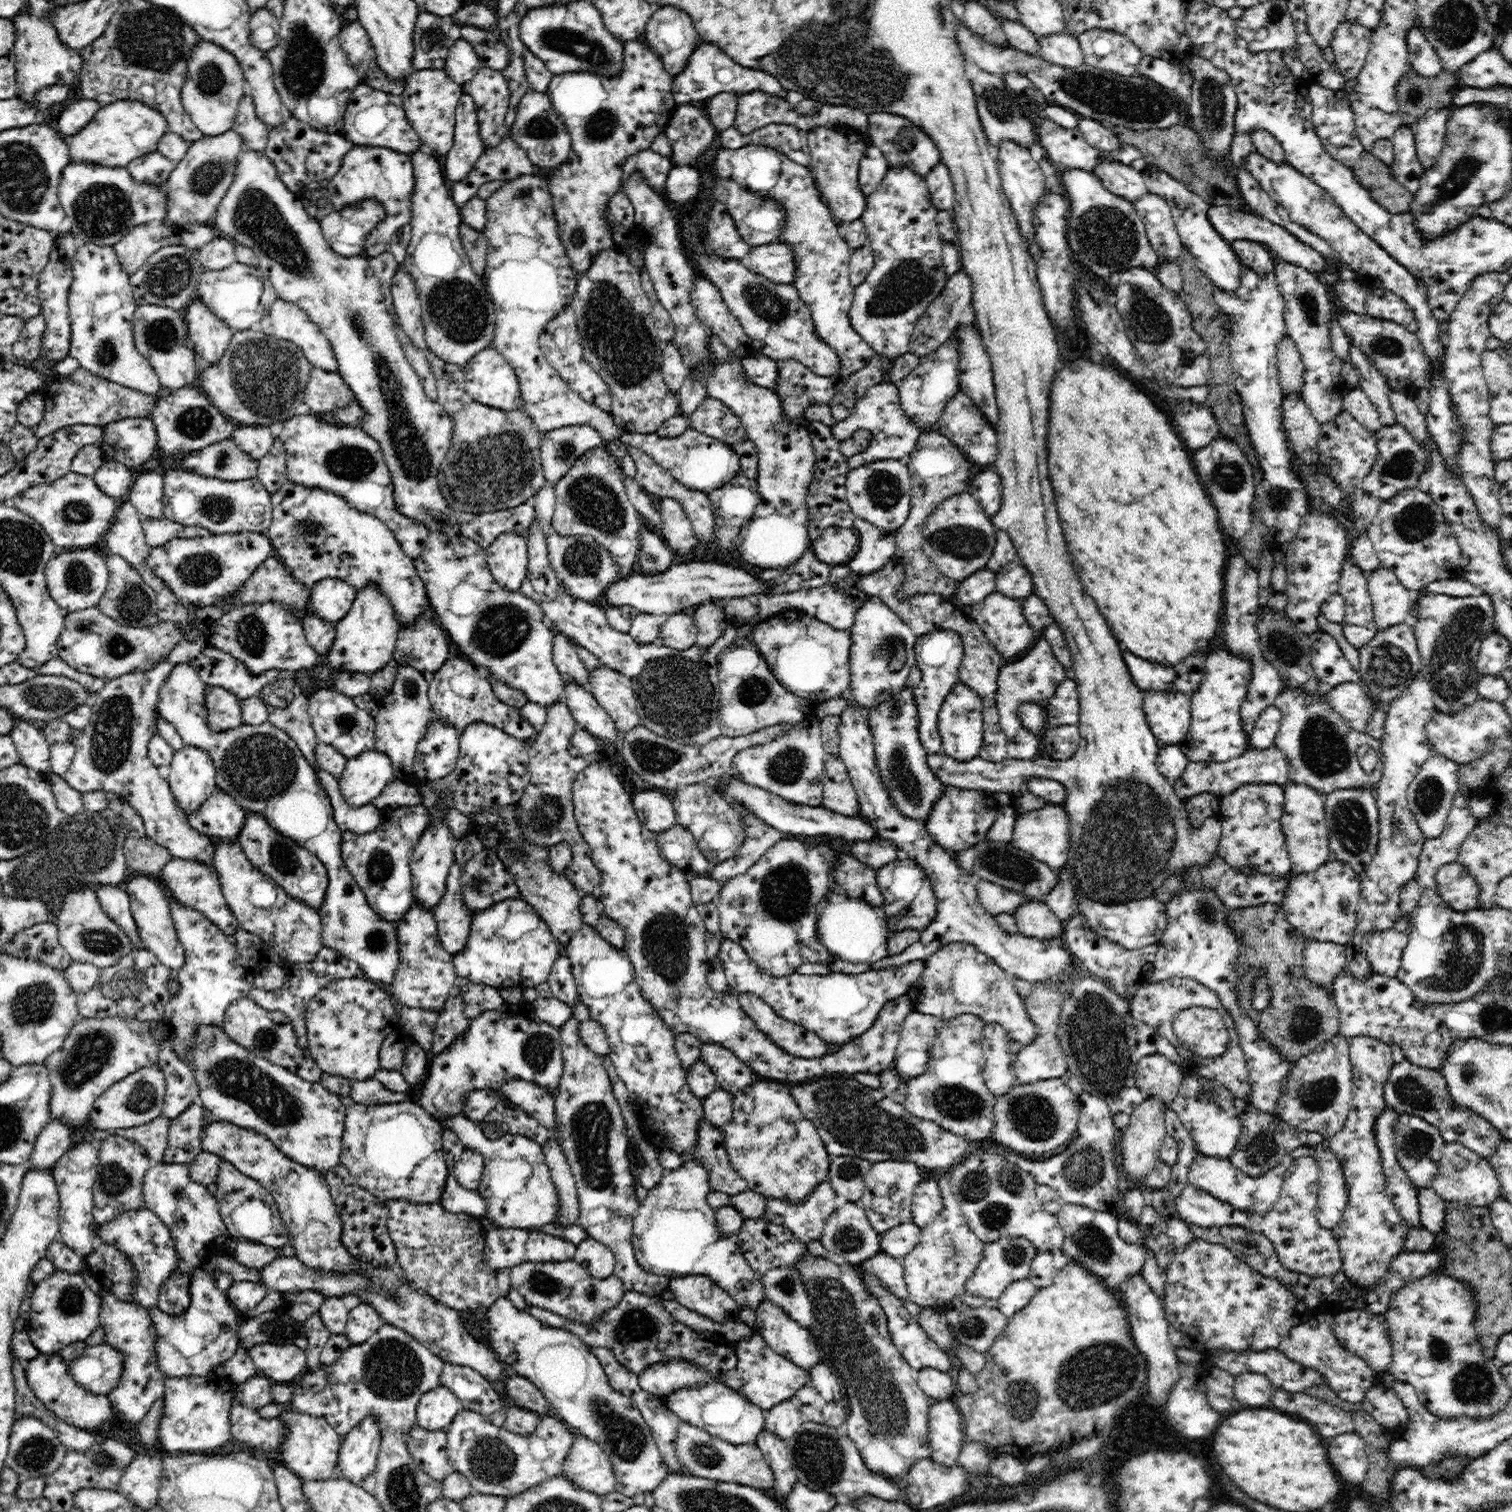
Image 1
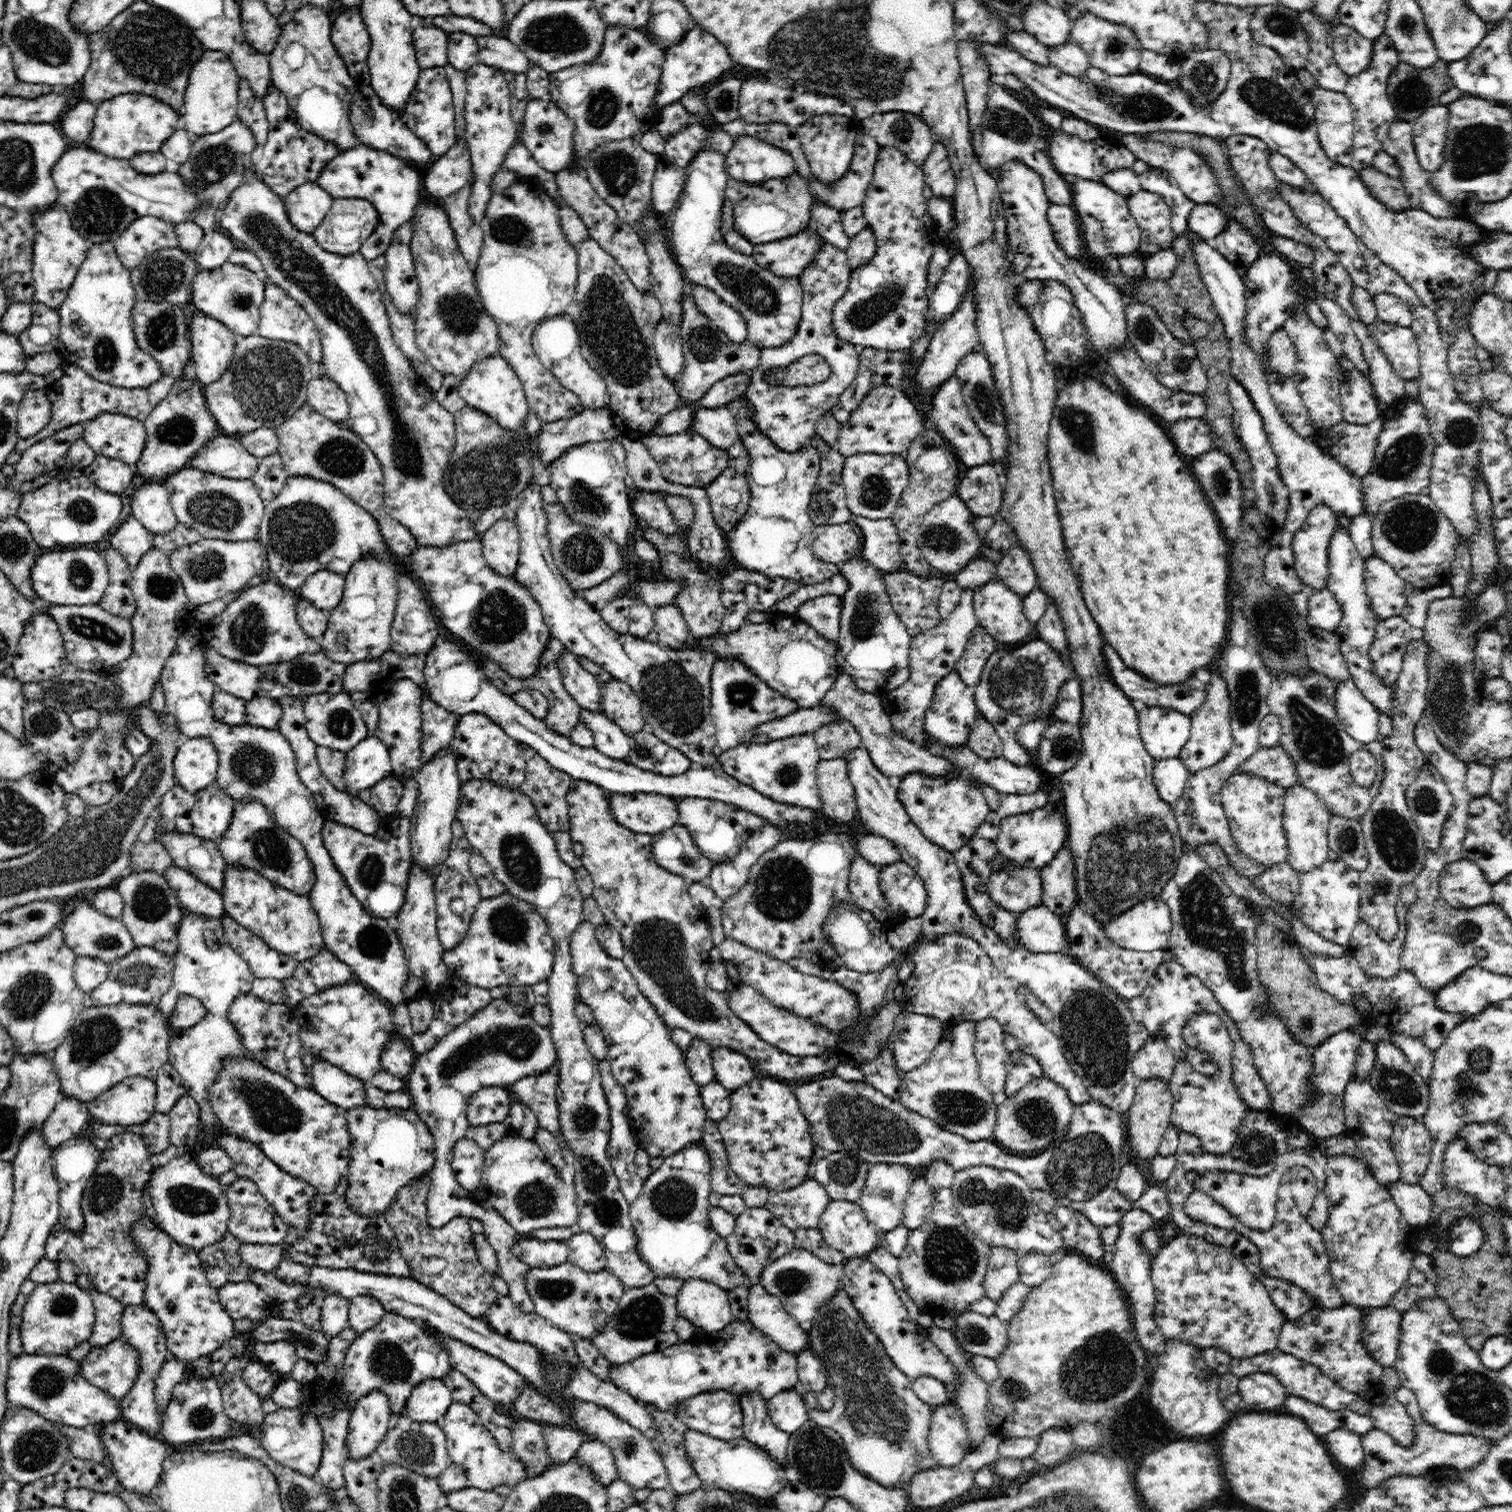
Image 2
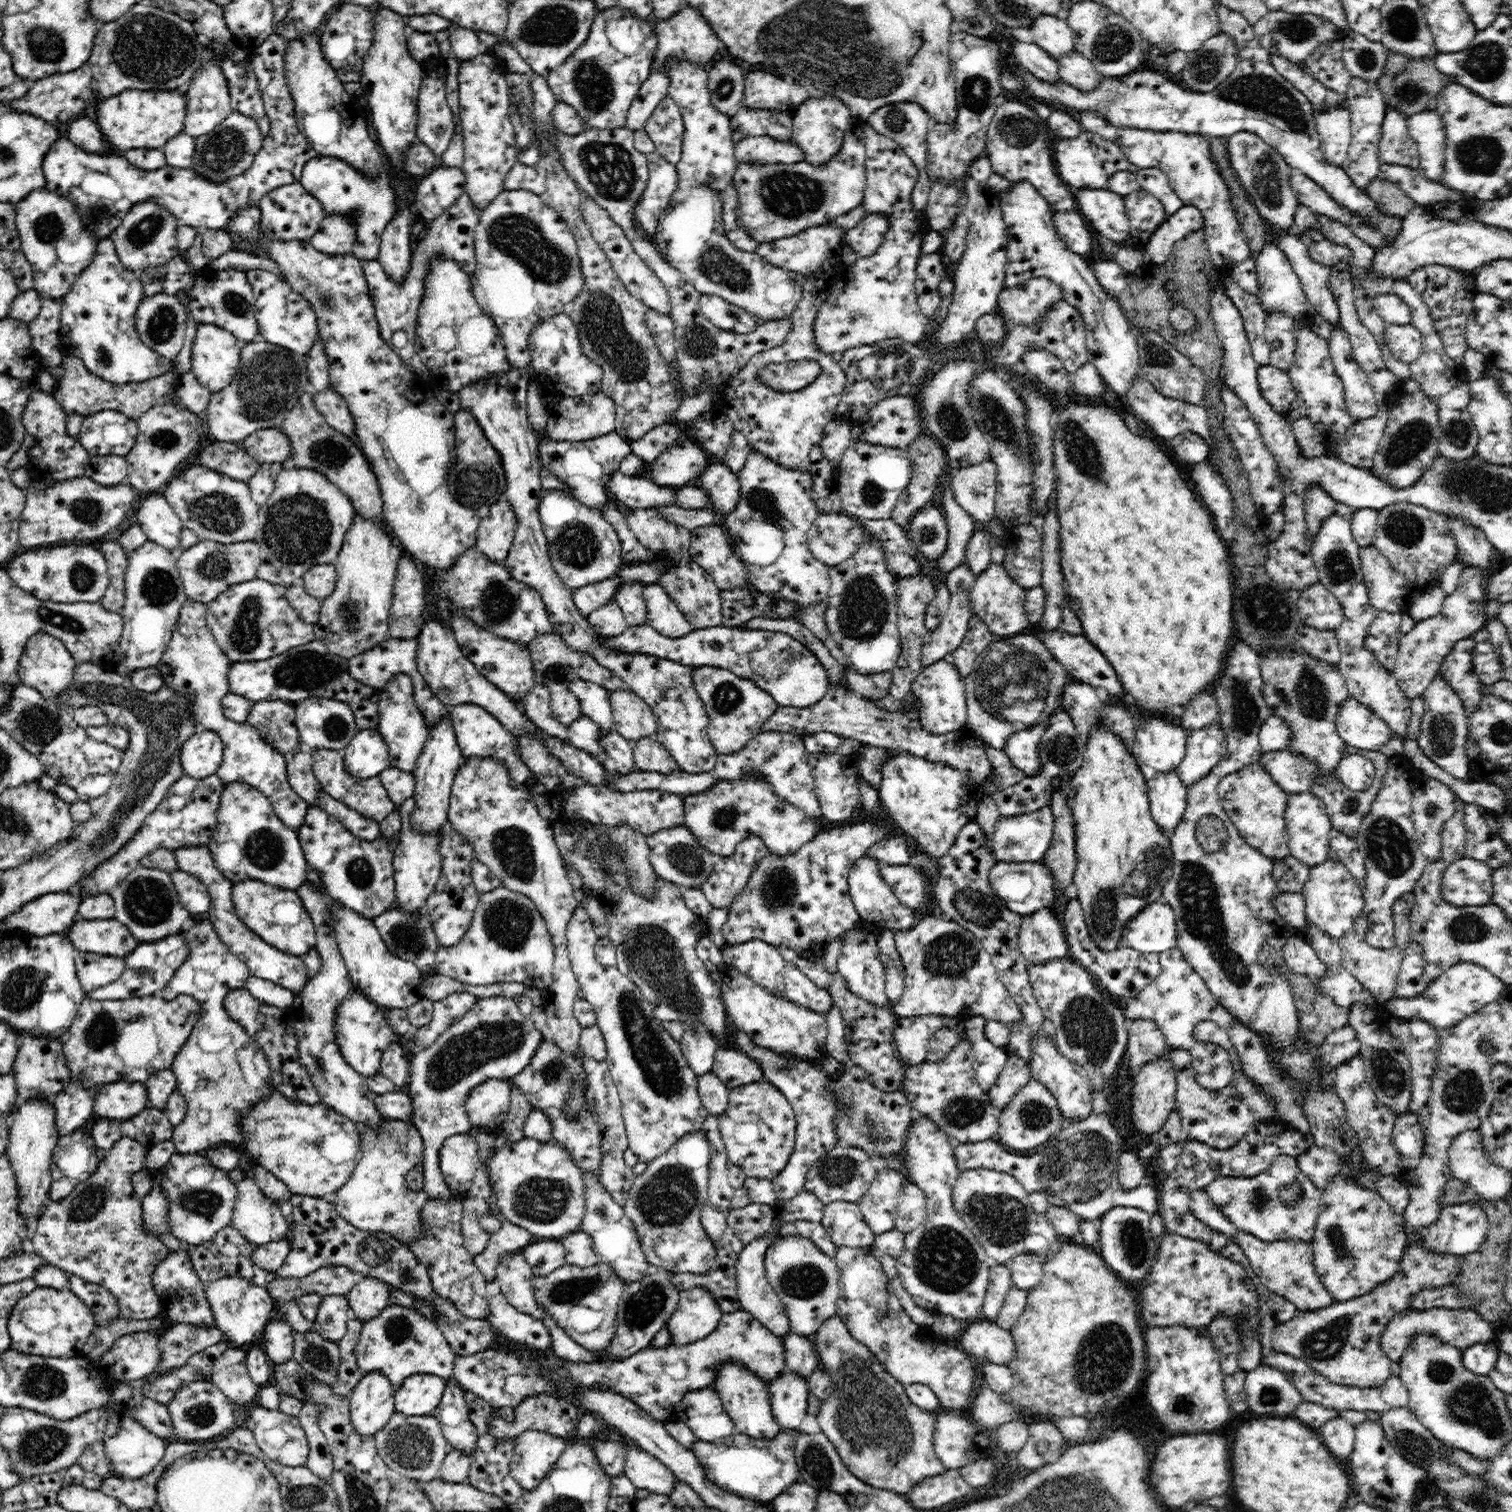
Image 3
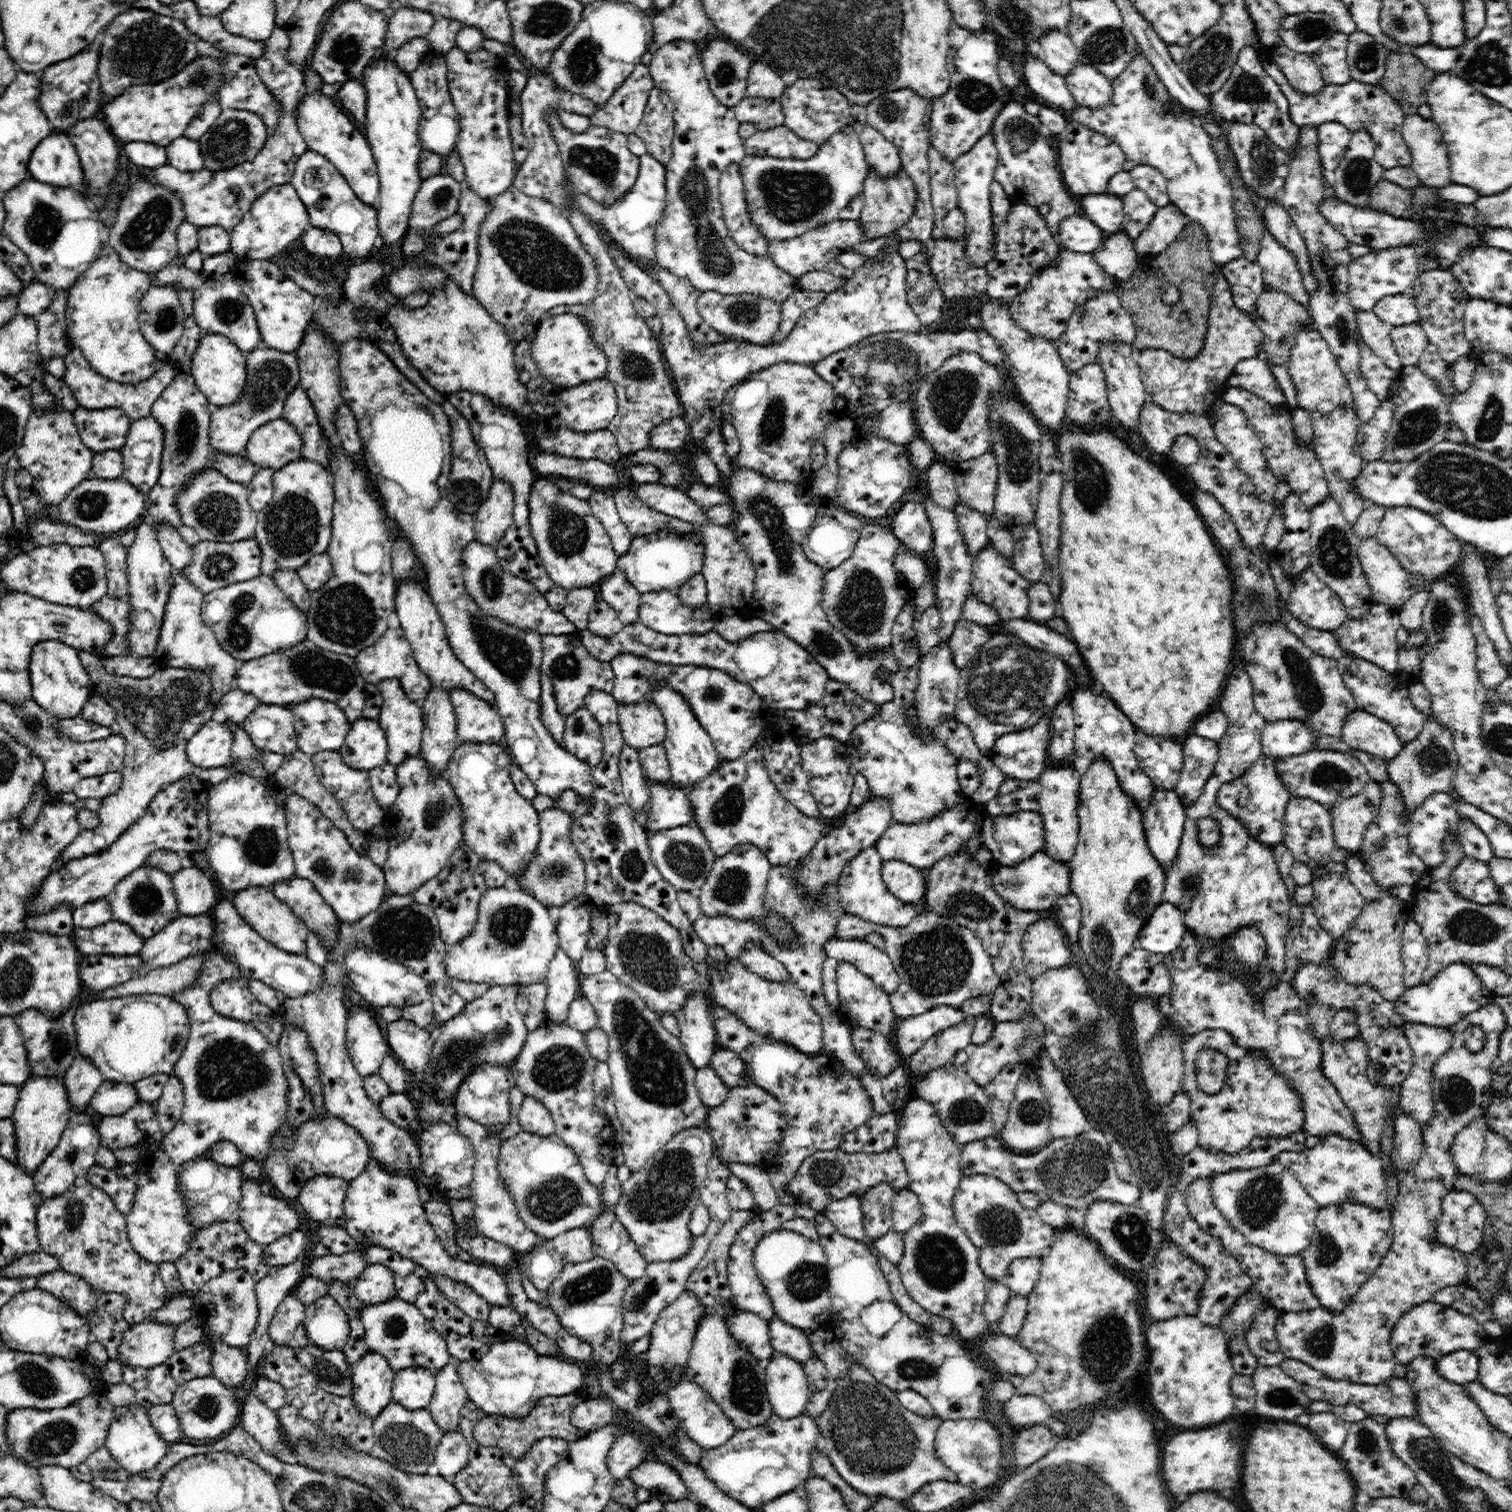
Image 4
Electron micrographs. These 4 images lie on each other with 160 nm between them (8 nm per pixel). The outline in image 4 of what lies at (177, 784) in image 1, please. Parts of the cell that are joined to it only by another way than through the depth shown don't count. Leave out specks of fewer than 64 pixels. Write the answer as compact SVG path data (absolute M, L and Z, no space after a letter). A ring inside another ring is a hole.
M211 720L188 742L187 756L193 765L202 768L228 766L234 733L227 724Z

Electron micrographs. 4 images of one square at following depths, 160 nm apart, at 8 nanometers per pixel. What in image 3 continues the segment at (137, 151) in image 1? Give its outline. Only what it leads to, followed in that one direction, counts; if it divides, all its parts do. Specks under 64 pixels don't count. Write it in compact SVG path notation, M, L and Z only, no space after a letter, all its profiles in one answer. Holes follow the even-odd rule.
M184 89L172 90L124 90L120 94L104 98L97 106L96 120L100 132L118 150L151 147L161 149L184 130L186 116L186 95Z

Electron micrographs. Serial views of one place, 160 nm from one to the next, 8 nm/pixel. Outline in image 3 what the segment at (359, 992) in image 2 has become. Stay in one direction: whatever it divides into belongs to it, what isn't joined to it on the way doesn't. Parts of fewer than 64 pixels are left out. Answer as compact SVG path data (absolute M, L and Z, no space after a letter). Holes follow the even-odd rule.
M358 990L352 991L340 1002L340 1008L336 1012L334 1033L336 1043L340 1045L340 1053L346 1062L366 1078L379 1072L384 1049L400 1041L399 1035L390 1026L385 1009L362 996Z

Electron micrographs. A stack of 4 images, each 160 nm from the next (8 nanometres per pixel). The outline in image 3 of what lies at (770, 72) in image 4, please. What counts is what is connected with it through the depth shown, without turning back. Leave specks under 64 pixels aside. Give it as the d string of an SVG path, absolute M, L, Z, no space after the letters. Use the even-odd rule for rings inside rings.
M762 70L747 71L745 75L744 104L746 107L786 111L793 114L797 106L810 97L810 93L799 84L788 83L786 79L768 72Z

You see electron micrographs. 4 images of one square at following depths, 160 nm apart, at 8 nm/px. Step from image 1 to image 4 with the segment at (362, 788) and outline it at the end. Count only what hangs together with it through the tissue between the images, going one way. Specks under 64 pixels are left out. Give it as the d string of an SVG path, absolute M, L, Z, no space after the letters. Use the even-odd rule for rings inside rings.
M360 718L351 726L344 745L338 751L344 763L360 771L373 770L386 763L388 744L379 722Z

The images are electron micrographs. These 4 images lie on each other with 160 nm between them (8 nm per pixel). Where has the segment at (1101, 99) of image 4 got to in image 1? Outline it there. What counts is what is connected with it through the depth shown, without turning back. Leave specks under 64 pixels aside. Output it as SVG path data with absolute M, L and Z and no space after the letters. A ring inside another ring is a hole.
M1066 34L1040 37L1037 54L1045 61L1068 68L1074 68L1085 63L1077 38L1072 38Z

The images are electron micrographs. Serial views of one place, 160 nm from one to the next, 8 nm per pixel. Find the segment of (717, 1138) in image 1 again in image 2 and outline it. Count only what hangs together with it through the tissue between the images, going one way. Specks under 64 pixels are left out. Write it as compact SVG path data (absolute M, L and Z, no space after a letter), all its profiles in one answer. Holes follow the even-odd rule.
M708 1119L702 1132L701 1141L711 1162L711 1191L722 1196L742 1195L744 1182L731 1169L717 1121Z

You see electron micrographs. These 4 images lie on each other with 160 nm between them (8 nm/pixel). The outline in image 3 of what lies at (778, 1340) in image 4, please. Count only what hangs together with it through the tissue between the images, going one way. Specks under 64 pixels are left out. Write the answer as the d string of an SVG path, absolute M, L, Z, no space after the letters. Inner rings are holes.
M788 1332L783 1338L785 1366L788 1371L794 1371L808 1378L816 1367L820 1366L820 1359L810 1337L800 1336Z

